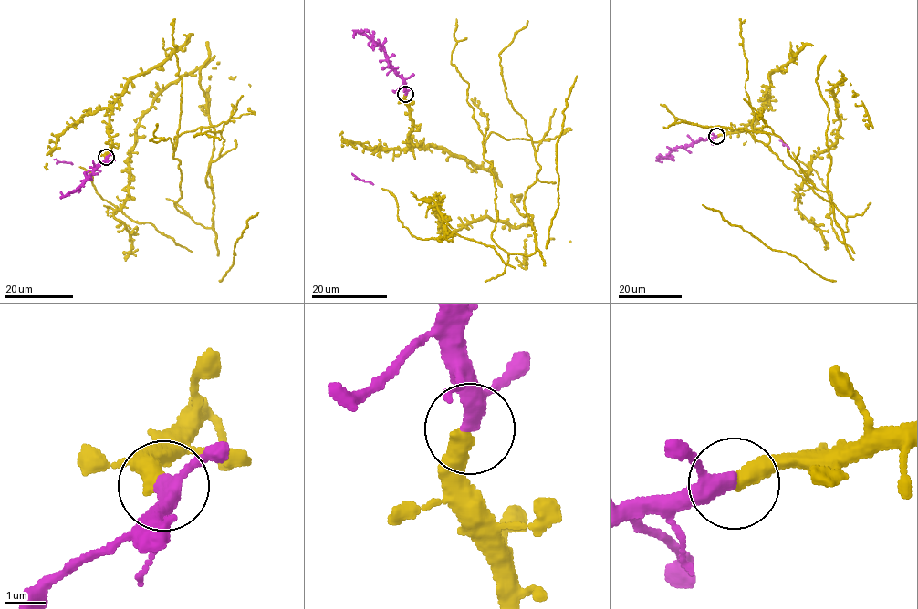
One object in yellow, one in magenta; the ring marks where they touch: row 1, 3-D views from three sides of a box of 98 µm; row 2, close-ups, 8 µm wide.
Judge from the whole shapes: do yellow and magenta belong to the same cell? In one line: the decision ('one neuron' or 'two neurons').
one neuron

